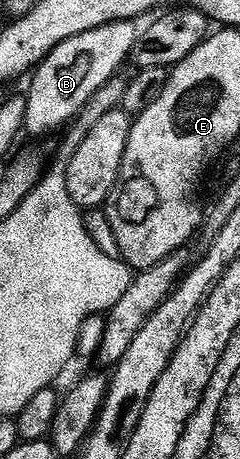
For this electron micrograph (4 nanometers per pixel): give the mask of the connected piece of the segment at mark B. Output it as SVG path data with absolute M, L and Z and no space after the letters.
M129 20L112 22L58 44L32 71L33 83L25 98L24 133L49 134L68 127L93 94L119 74L120 66L128 58L130 61L139 37L139 31L133 26L136 25Z

